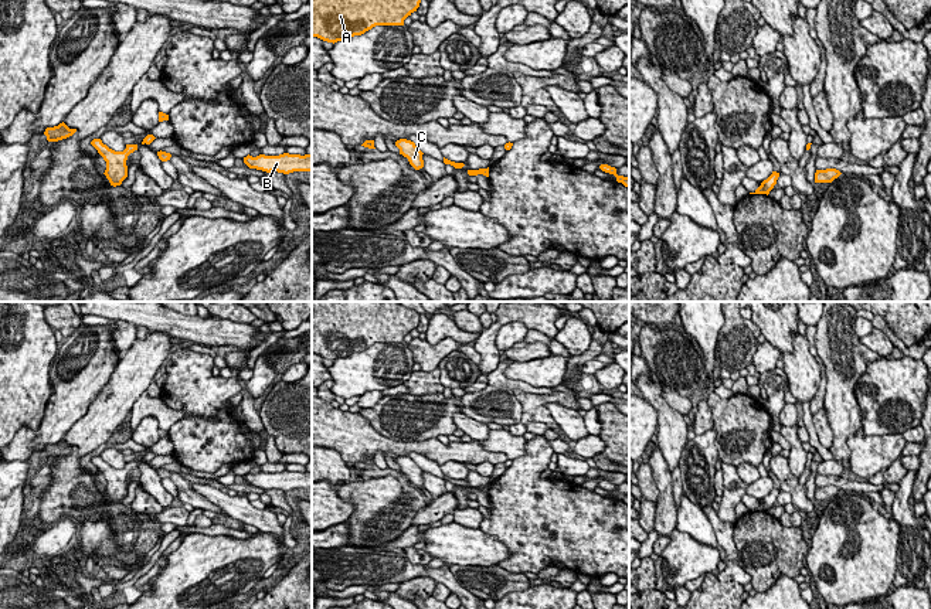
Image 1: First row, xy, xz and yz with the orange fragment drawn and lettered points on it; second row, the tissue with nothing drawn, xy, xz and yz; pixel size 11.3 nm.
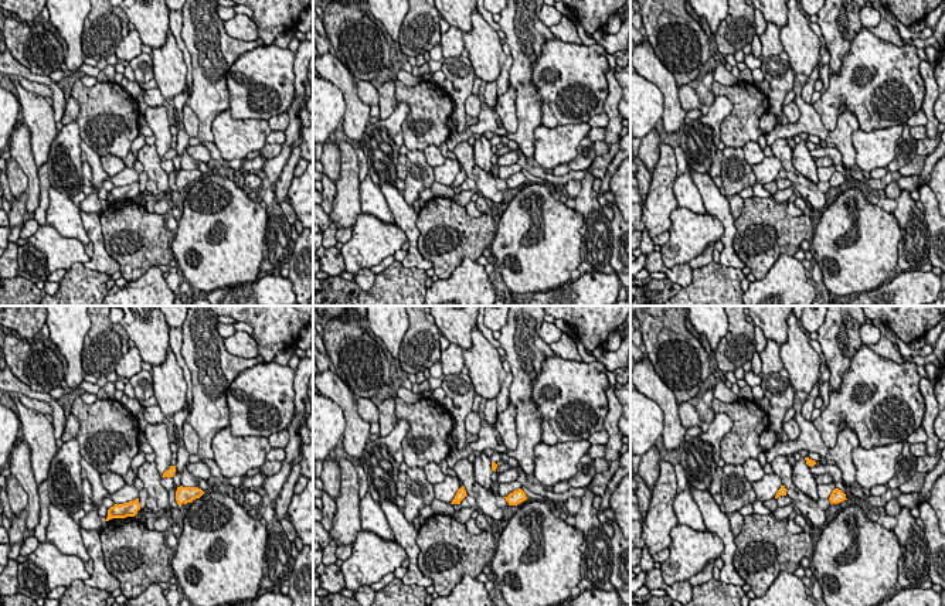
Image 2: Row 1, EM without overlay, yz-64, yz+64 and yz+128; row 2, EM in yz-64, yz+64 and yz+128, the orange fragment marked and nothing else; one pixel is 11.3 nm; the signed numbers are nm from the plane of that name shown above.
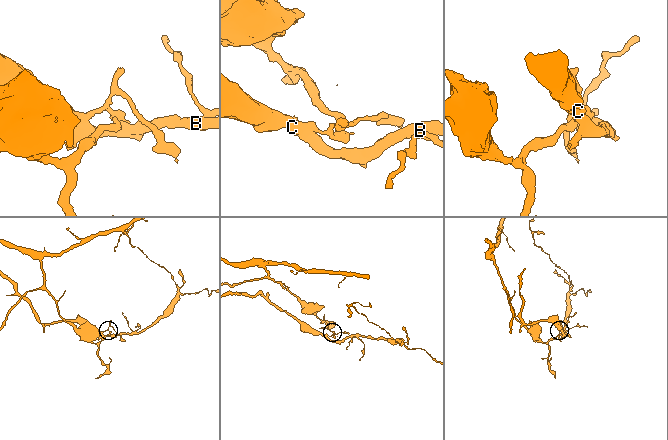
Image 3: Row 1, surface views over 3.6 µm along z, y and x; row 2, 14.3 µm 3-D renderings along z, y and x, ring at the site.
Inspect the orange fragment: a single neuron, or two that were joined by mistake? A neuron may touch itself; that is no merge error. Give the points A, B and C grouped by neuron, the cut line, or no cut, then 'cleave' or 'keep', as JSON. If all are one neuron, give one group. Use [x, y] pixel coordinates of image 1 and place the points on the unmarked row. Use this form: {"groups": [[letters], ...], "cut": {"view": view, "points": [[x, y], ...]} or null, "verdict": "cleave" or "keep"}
{"groups": [["A"], ["B", "C"]], "cut": {"view": "xy", "points": [[135, 462], [136, 466]]}, "verdict": "cleave"}

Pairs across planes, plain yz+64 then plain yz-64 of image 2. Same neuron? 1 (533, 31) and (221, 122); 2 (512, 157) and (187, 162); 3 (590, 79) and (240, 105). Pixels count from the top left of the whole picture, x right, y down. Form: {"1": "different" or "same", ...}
{"1": "different", "2": "different", "3": "same"}

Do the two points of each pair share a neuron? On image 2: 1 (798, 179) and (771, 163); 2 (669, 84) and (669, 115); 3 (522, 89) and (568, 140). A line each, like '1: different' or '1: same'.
1: different
2: same
3: different

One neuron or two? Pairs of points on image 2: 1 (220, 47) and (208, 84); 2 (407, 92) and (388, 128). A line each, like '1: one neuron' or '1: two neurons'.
1: one neuron
2: two neurons

